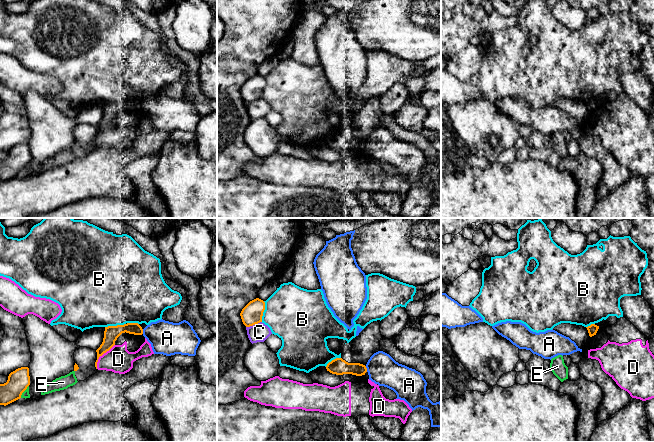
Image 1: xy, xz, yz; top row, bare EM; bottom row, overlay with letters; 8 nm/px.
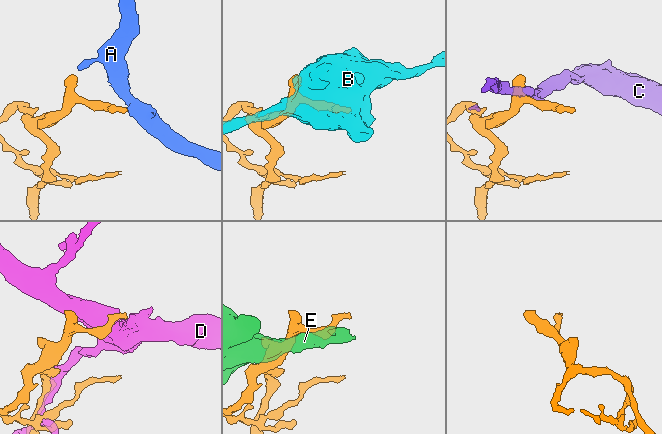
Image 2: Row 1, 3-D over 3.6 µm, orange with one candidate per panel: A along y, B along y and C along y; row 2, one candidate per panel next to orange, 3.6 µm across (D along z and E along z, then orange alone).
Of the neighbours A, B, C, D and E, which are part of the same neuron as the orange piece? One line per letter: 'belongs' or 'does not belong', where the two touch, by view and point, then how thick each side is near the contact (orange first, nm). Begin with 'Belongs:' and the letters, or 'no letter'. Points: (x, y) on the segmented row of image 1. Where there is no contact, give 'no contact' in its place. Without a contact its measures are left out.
Belongs: no letter
A: does not belong | xz (366, 369) | 140/240 nm
B: does not belong | xy (115, 326) | 120/480 nm
C: does not belong | xz (253, 324) | 170/150 nm
D: does not belong | xy (101, 355) | 120/220 nm
E: does not belong | xy (24, 390) | 170/60 nm

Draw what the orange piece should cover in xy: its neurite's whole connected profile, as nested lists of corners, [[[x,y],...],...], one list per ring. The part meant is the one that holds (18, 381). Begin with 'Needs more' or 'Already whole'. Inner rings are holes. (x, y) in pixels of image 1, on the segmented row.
Already whole. [[[21,367],[11,372],[8,380],[0,384],[0,405],[8,405],[21,398],[22,393],[30,385],[29,368]]]

